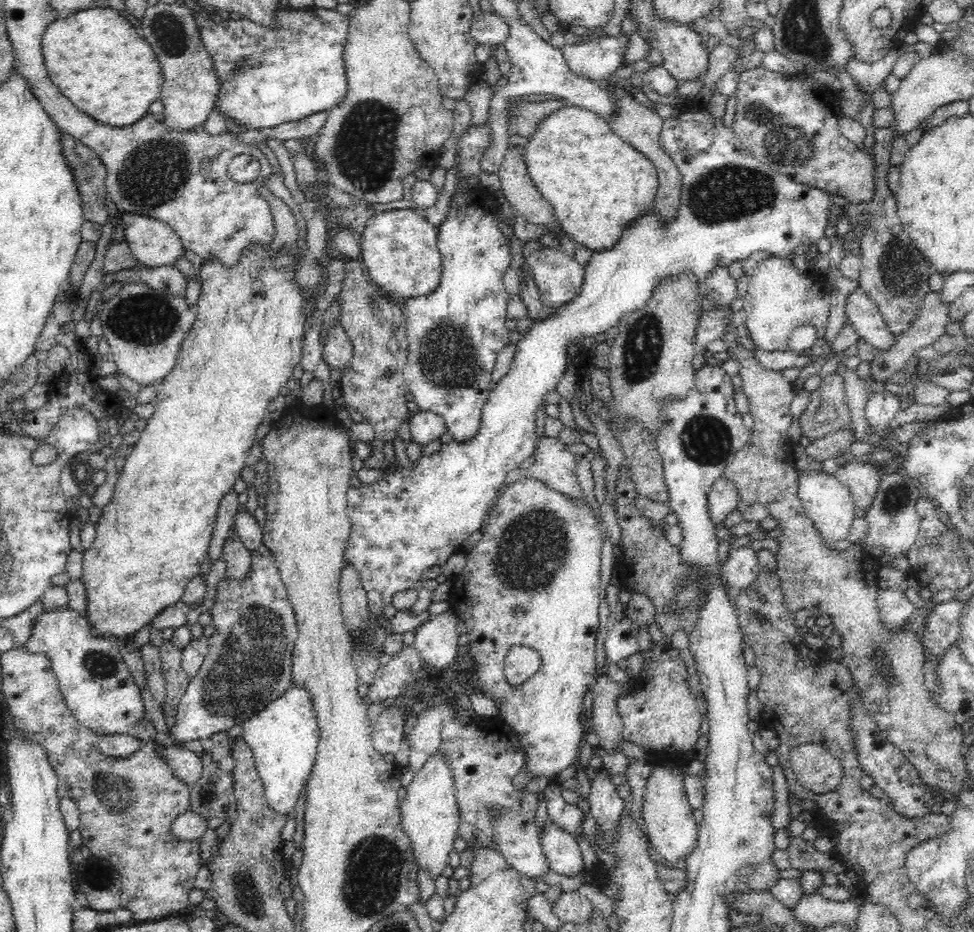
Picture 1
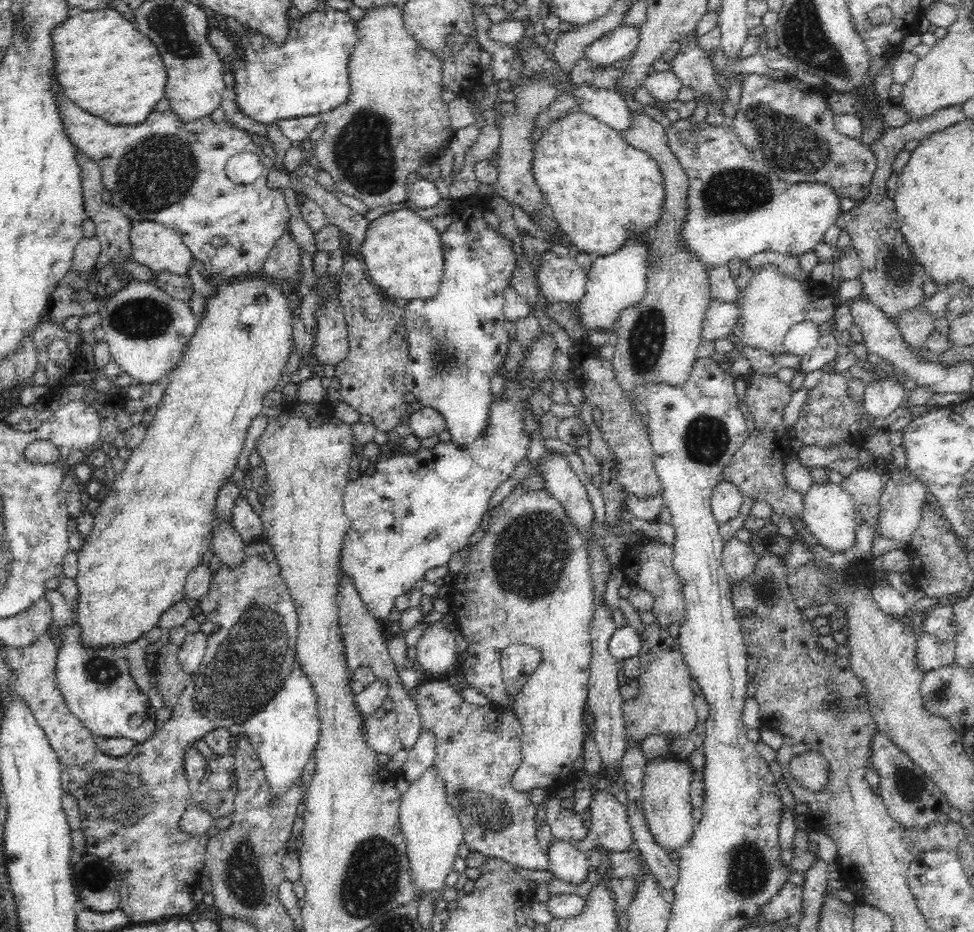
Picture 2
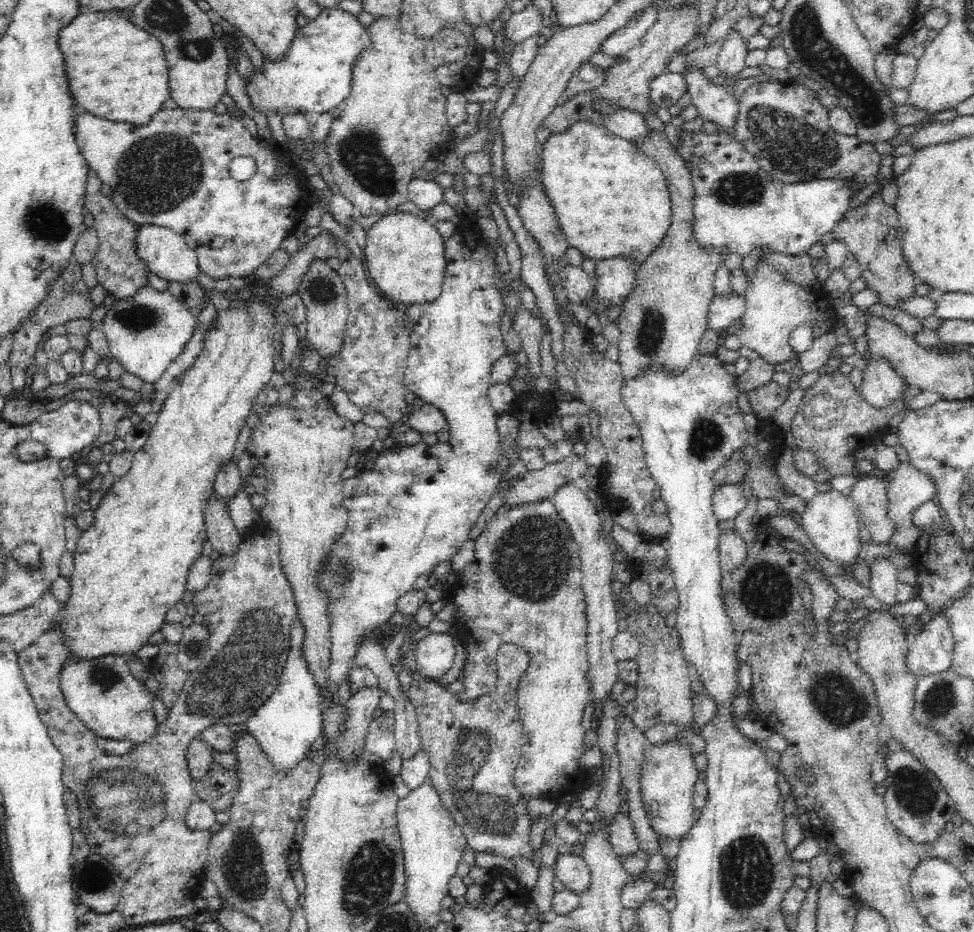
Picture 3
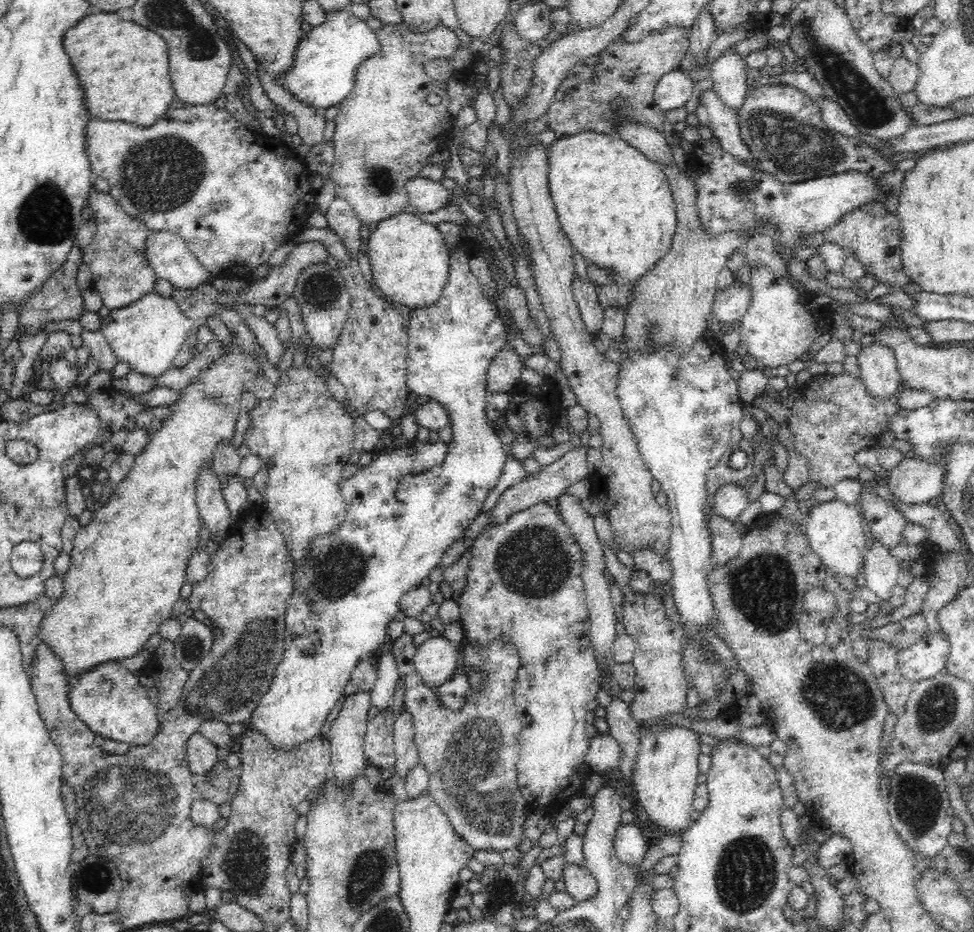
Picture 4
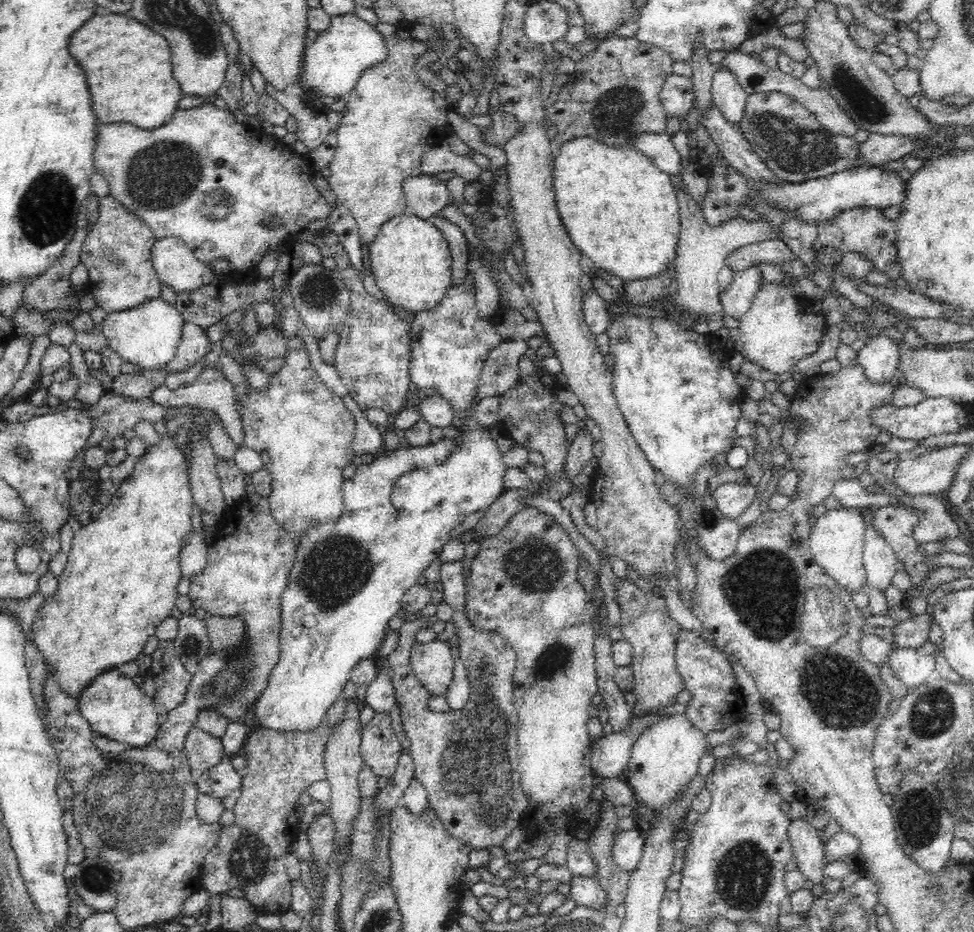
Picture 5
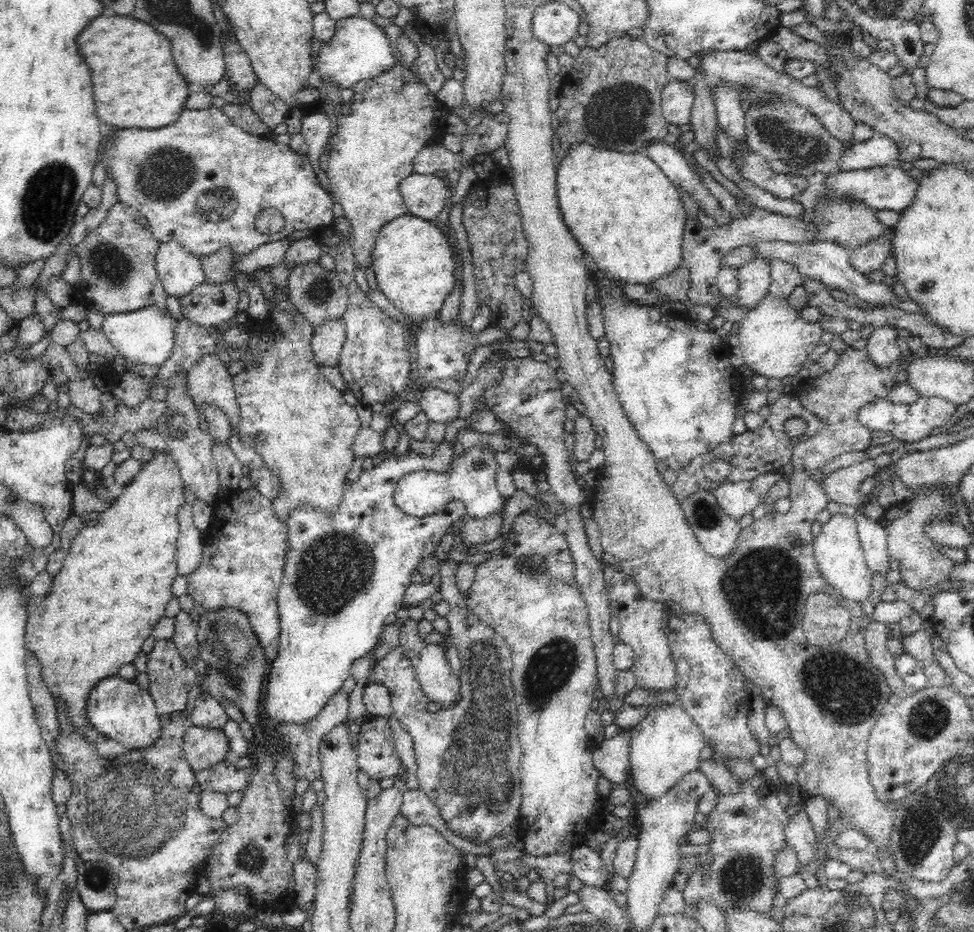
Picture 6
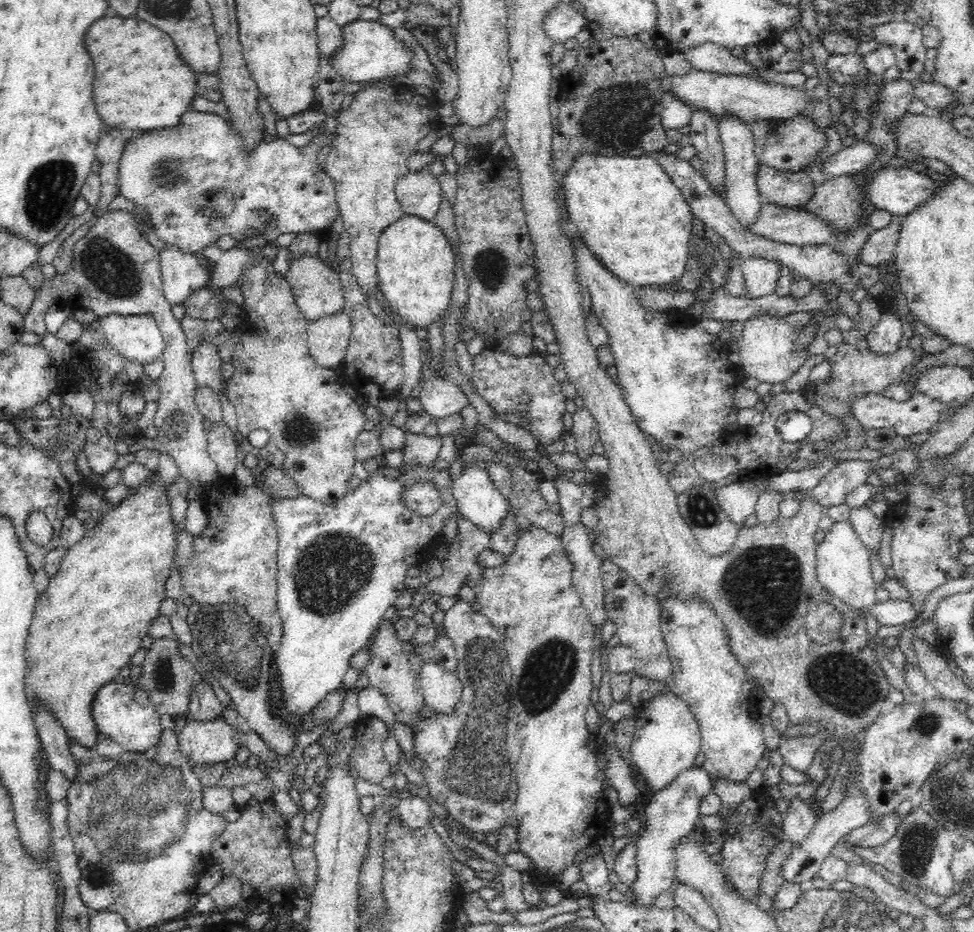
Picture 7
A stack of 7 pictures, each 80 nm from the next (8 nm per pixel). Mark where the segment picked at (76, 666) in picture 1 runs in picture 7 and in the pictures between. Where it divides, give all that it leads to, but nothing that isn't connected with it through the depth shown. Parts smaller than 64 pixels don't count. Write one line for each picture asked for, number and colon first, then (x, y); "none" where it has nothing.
2: (97, 685)
3: (103, 693)
4: (111, 701)
5: (114, 705)
6: (117, 708)
7: (124, 714)

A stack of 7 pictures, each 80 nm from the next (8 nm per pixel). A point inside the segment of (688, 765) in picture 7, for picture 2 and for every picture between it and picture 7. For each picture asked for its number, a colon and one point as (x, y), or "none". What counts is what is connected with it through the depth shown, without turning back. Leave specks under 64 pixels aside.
2: (667, 806)
3: (668, 776)
4: (666, 771)
5: (664, 759)
6: (665, 746)

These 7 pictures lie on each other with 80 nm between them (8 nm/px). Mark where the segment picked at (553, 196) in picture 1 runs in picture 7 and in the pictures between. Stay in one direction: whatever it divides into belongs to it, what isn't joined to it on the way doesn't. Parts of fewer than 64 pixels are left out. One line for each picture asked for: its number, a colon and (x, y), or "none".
2: (603, 192)
3: (612, 201)
4: (615, 205)
5: (621, 211)
6: (627, 215)
7: (636, 221)

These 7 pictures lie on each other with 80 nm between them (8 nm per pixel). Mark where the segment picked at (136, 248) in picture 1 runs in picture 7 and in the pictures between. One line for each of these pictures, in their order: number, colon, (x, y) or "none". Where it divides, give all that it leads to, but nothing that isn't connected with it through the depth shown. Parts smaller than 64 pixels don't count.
2: (162, 249)
3: (166, 254)
4: (169, 256)
5: (175, 264)
6: (180, 272)
7: (181, 274)

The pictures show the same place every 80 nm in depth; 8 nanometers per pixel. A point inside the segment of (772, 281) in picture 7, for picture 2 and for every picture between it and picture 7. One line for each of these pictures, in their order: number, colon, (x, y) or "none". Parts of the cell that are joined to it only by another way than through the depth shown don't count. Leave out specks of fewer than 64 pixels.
2: (720, 319)
3: (723, 312)
4: (730, 305)
5: (747, 283)
6: (754, 280)

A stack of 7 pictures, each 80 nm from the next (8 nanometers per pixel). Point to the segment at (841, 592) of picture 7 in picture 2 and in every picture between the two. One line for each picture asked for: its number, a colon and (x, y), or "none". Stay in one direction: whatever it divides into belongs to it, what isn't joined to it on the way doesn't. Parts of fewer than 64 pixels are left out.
2: (829, 513)
3: (832, 522)
4: (835, 533)
5: (837, 542)
6: (840, 559)

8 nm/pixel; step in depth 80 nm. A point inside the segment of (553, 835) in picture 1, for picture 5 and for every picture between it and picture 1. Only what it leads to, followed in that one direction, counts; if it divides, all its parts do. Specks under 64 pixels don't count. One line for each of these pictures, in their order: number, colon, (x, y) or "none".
2: (567, 863)
3: (570, 869)
4: (579, 881)
5: (585, 891)

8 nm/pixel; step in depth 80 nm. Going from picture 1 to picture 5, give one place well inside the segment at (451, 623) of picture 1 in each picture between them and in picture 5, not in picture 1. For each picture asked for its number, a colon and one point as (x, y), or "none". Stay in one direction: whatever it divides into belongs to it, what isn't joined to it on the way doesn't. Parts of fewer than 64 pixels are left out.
2: (436, 651)
3: (434, 655)
4: (437, 658)
5: (432, 663)

